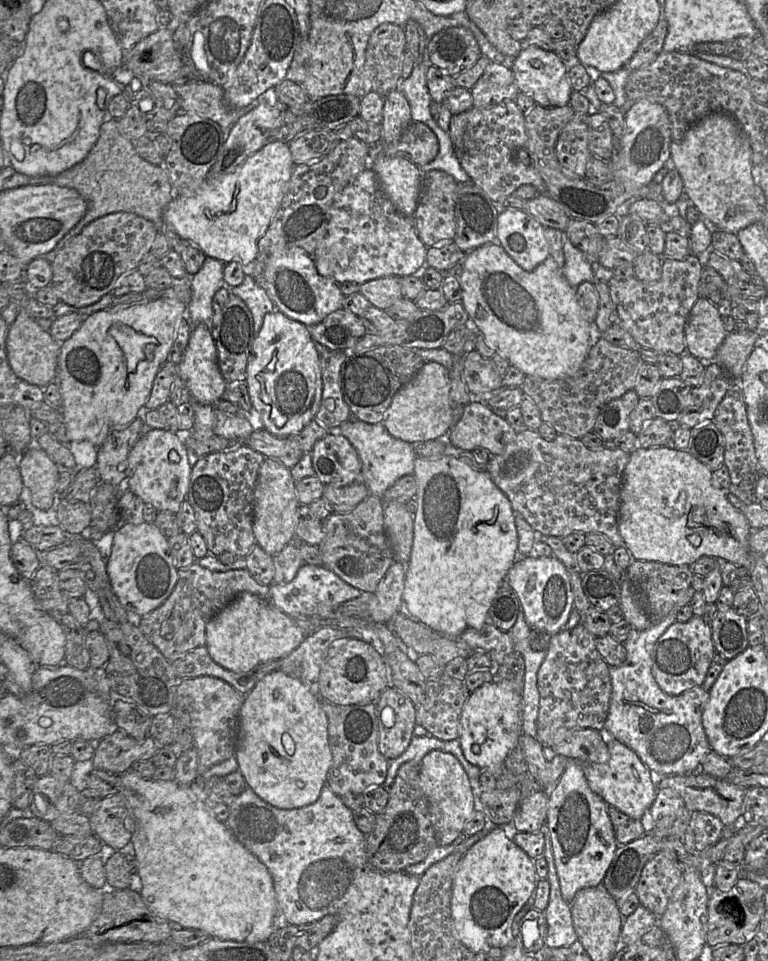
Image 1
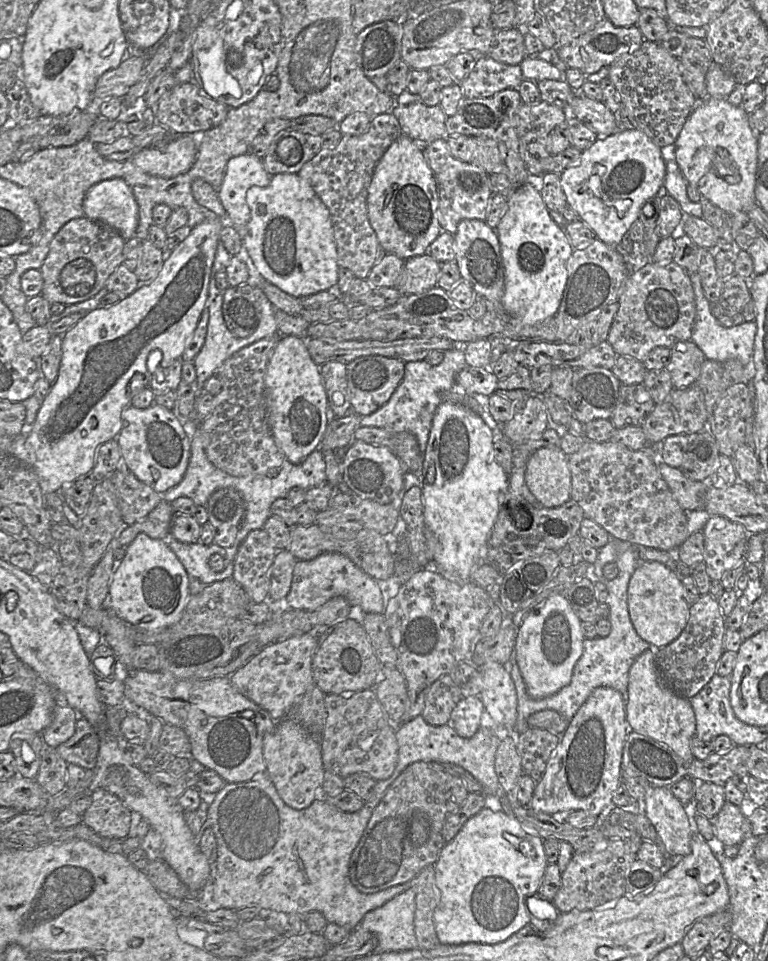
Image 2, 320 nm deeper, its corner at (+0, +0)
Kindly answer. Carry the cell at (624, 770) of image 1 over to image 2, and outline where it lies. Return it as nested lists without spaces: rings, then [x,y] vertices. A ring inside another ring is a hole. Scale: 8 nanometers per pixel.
[[[650,787],[643,802],[643,812],[659,835],[667,856],[691,853],[689,809],[665,787]]]

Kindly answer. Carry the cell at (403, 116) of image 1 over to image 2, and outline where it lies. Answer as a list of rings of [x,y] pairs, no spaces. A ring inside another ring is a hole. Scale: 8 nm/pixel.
[[[402,134],[385,151],[375,166],[367,192],[367,216],[383,252],[402,260],[427,254],[429,246],[441,233],[437,211],[439,195],[434,174],[423,155],[428,143],[413,141]]]

